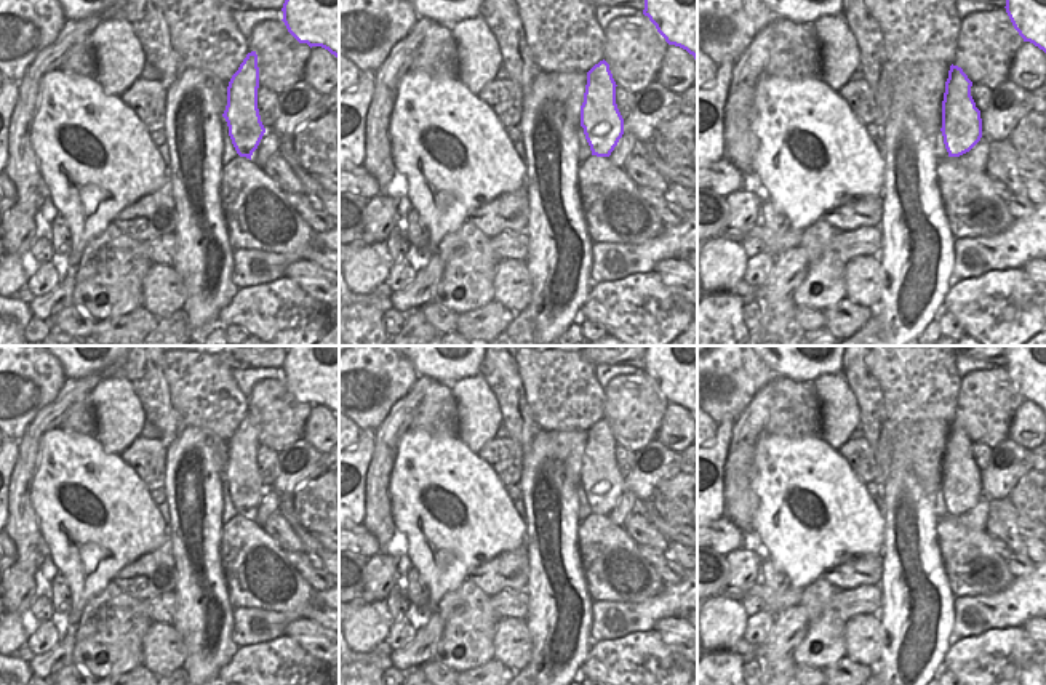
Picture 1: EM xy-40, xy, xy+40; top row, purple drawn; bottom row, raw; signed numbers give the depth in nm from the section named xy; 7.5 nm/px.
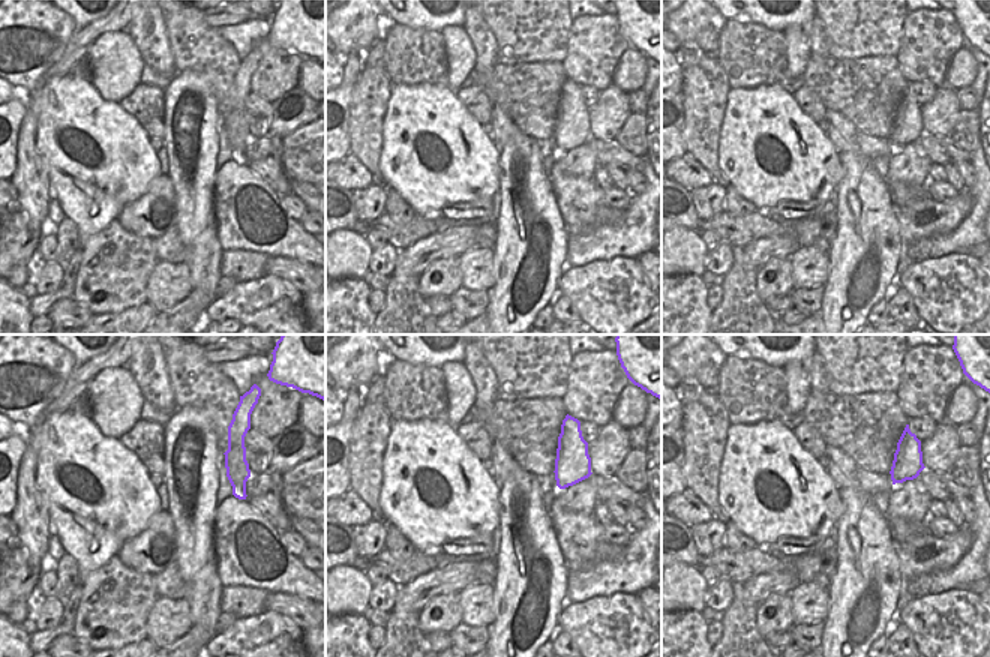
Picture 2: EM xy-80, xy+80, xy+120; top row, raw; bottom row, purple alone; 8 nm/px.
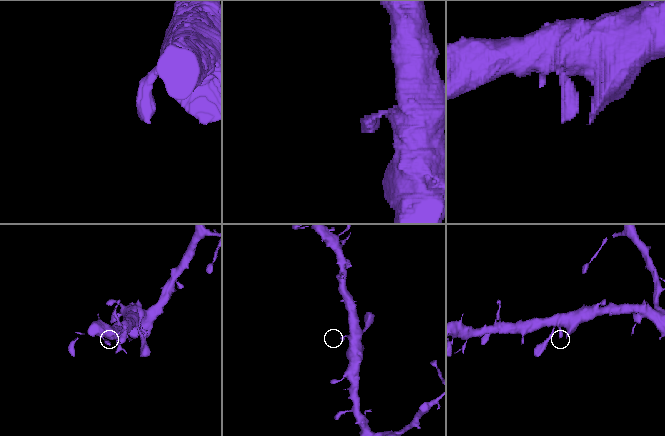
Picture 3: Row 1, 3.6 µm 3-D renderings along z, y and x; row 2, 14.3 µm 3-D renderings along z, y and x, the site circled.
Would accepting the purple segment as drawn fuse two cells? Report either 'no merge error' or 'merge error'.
no merge error

